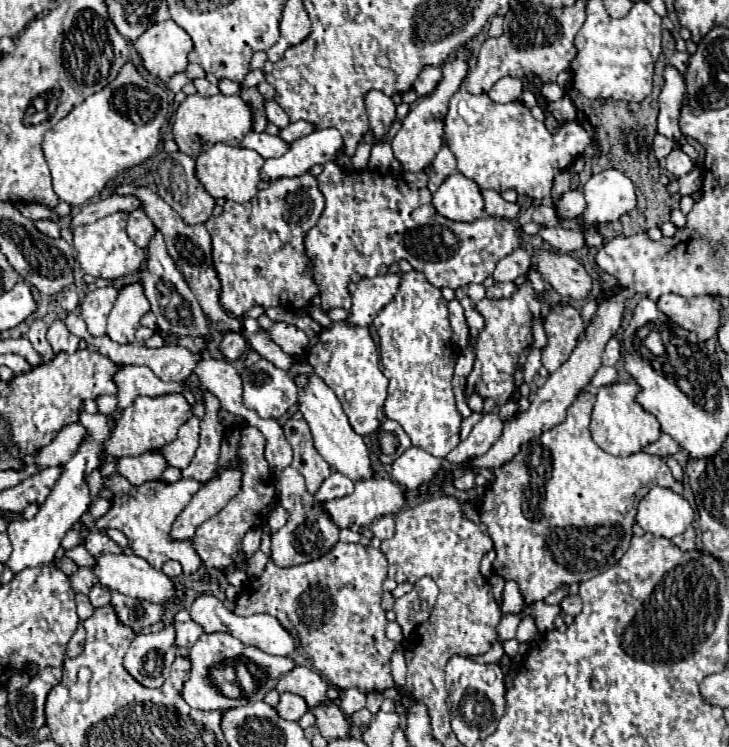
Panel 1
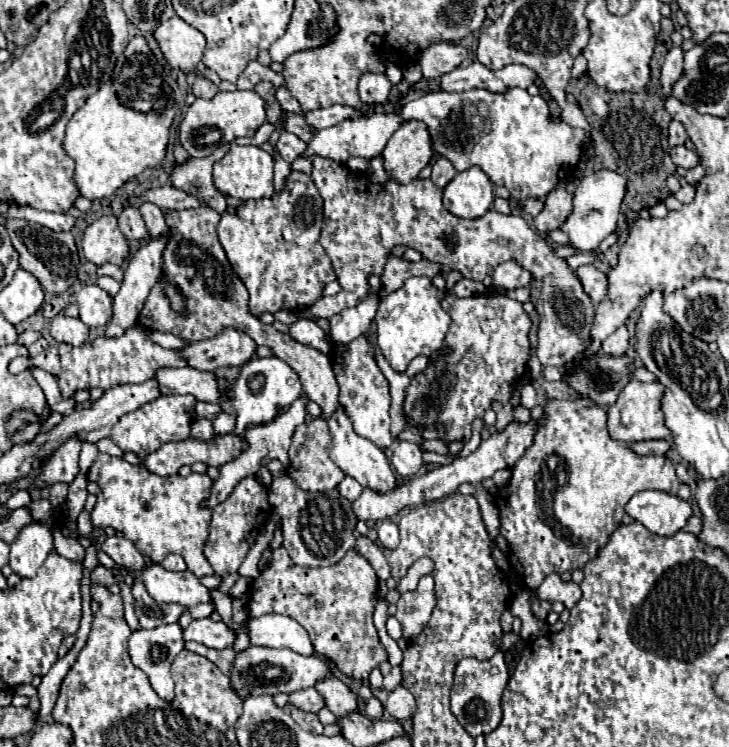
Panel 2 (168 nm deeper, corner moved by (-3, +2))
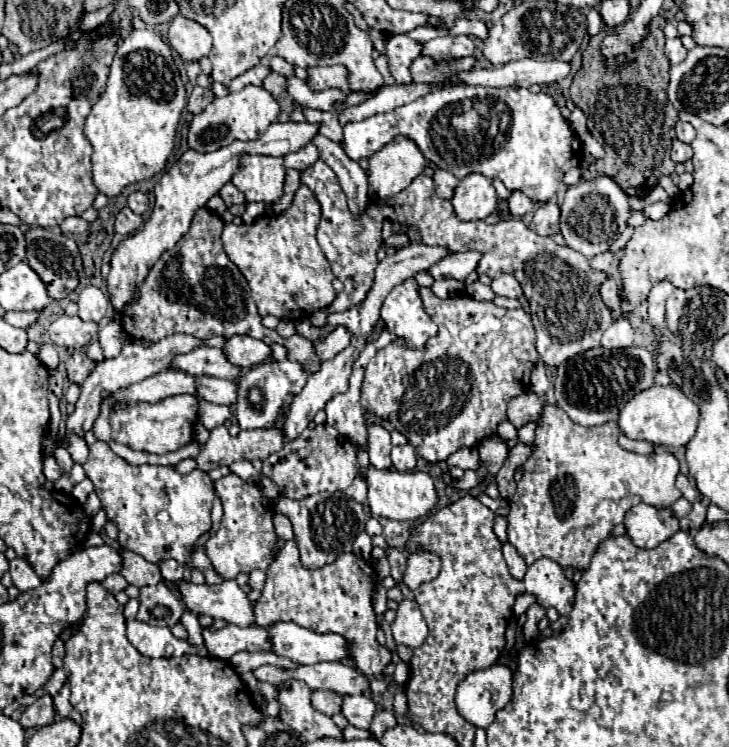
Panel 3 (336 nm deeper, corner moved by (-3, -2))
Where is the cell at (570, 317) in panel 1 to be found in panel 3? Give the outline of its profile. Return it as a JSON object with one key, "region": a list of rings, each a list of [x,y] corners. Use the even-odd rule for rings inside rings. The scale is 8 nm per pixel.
{"region":[[[318,159],[314,165],[310,165],[308,169],[302,171],[302,183],[306,187],[310,187],[316,195],[316,199],[320,201],[322,219],[320,219],[320,225],[318,225],[318,243],[320,243],[326,259],[330,261],[332,273],[344,283],[344,291],[336,295],[336,299],[330,307],[326,307],[328,313],[344,313],[344,311],[360,305],[366,299],[366,295],[368,295],[368,291],[372,289],[372,283],[374,283],[378,249],[384,245],[384,241],[390,235],[404,233],[404,225],[406,225],[406,227],[416,227],[418,229],[424,245],[446,247],[450,253],[480,251],[482,257],[476,265],[478,275],[488,275],[490,279],[494,279],[502,271],[506,271],[506,273],[512,273],[518,279],[518,283],[524,289],[524,295],[530,303],[530,315],[532,315],[534,329],[536,329],[536,351],[538,351],[540,359],[544,361],[544,365],[558,367],[578,353],[600,347],[602,333],[614,323],[612,311],[608,307],[604,307],[604,303],[600,299],[600,293],[598,293],[600,283],[606,279],[606,273],[598,273],[598,271],[590,269],[588,259],[584,255],[580,255],[578,251],[572,251],[570,247],[556,245],[550,237],[540,237],[538,233],[528,229],[520,219],[498,221],[496,225],[488,225],[484,221],[460,221],[460,219],[456,219],[456,215],[452,211],[452,203],[434,193],[432,177],[428,177],[424,173],[418,175],[410,183],[410,187],[396,193],[394,197],[378,199],[376,205],[374,205],[374,201],[370,201],[368,207],[364,209],[364,213],[358,213],[358,215],[350,213],[348,203],[346,203],[346,195],[344,195],[340,183],[338,183],[334,171],[322,159]]]}

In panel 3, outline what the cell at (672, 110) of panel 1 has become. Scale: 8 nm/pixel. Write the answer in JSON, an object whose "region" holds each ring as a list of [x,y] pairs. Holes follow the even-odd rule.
{"region":[[[668,39],[666,41],[666,57],[670,61],[670,65],[676,65],[676,63],[682,63],[686,59],[686,49],[682,47],[680,39]]]}

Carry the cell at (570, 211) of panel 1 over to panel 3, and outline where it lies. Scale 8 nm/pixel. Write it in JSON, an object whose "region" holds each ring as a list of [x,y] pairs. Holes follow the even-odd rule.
{"region":[[[552,199],[544,205],[540,205],[536,211],[534,211],[534,231],[538,235],[556,235],[560,229],[558,229],[558,223],[560,223],[560,205]]]}

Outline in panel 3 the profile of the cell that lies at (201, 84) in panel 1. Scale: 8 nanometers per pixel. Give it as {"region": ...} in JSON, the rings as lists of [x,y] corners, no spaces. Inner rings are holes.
{"region":[[[194,87],[190,97],[188,97],[188,111],[192,113],[200,113],[204,107],[208,107],[214,99],[214,93],[212,89],[204,89],[204,87]]]}

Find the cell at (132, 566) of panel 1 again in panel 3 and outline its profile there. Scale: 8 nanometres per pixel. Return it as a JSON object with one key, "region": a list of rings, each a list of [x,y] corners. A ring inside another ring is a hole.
{"region":[[[182,579],[176,583],[176,589],[182,595],[182,603],[196,615],[210,615],[212,619],[224,619],[240,627],[254,625],[254,609],[236,581],[194,585],[192,581]]]}

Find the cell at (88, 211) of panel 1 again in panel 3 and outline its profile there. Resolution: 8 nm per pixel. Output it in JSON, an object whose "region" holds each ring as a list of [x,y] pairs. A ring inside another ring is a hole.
{"region":[[[226,183],[226,185],[218,191],[218,195],[224,199],[226,207],[232,207],[232,205],[236,205],[236,203],[246,203],[246,201],[244,201],[244,195],[240,195],[240,191],[236,191],[236,187],[232,187],[232,183]]]}

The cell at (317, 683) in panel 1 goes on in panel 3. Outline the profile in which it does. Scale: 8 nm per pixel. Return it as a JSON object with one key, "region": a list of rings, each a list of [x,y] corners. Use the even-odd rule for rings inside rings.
{"region":[[[344,695],[342,697],[342,715],[350,725],[358,729],[368,729],[376,711],[376,703],[366,695]]]}

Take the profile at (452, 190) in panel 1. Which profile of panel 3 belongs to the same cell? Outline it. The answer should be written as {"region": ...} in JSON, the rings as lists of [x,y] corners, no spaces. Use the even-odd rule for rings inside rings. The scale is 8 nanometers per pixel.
{"region":[[[480,173],[466,175],[454,191],[452,207],[458,219],[476,221],[486,219],[498,205],[492,181]]]}

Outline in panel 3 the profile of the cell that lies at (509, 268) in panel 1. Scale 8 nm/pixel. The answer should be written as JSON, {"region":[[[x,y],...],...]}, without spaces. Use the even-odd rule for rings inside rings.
{"region":[[[500,275],[492,281],[492,291],[496,295],[502,295],[502,297],[510,297],[510,299],[522,299],[522,287],[520,283],[516,281],[514,275]]]}

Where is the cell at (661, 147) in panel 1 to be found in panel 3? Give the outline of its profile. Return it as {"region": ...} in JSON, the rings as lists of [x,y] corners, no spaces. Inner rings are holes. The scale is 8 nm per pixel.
{"region":[[[678,121],[674,129],[676,129],[676,137],[678,137],[682,143],[692,143],[692,141],[694,141],[696,131],[694,131],[694,127],[692,127],[690,123],[682,123],[682,121]]]}

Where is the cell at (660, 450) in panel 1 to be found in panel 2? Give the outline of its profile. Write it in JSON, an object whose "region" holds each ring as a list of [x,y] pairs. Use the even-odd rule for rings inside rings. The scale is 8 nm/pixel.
{"region":[[[640,441],[640,443],[630,443],[630,449],[638,455],[666,455],[670,449],[668,441]]]}

